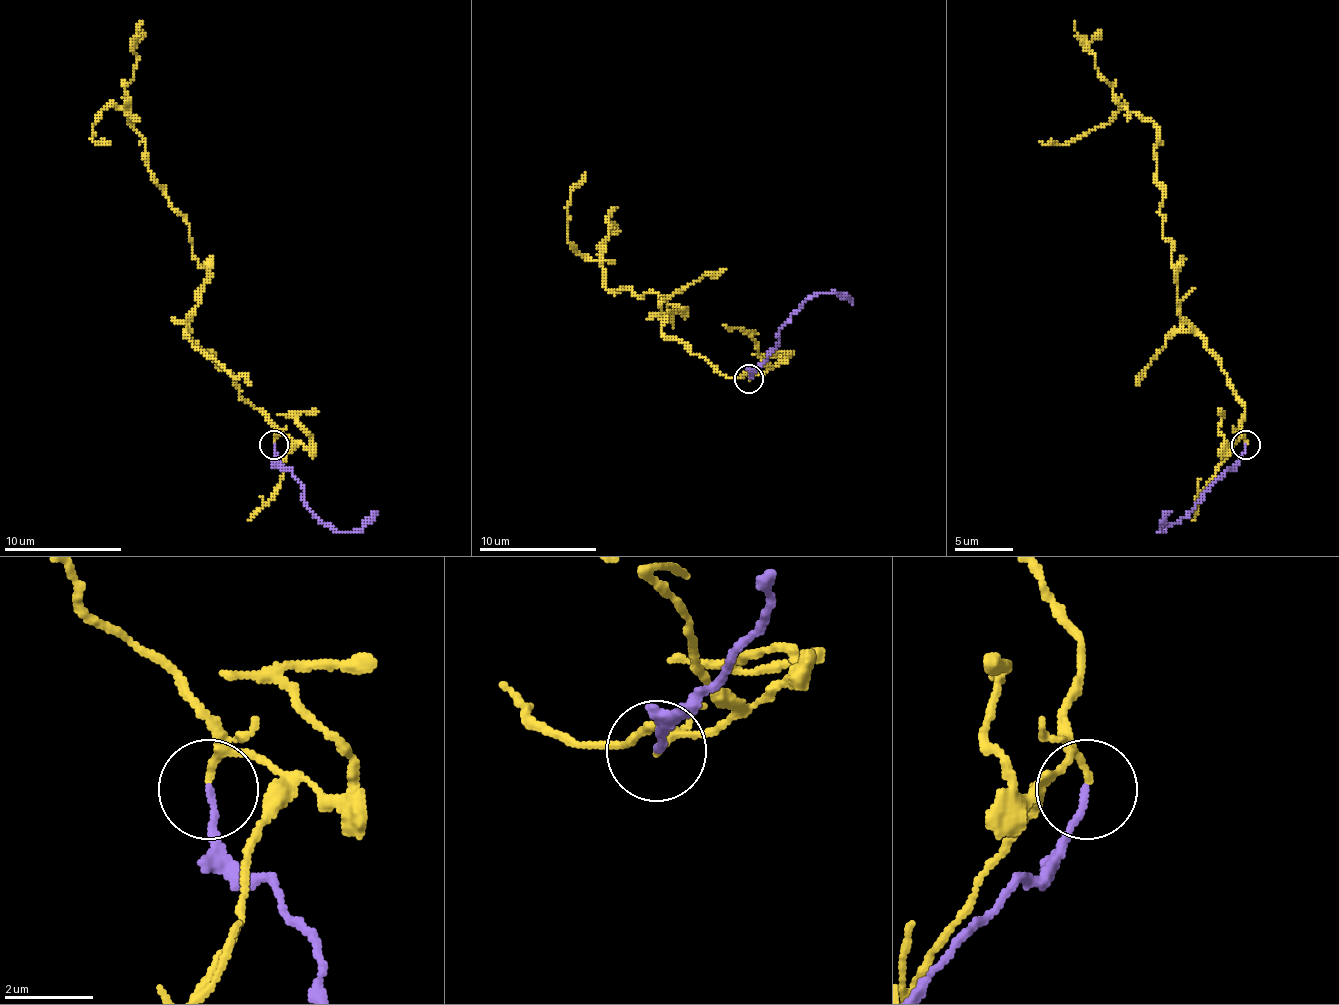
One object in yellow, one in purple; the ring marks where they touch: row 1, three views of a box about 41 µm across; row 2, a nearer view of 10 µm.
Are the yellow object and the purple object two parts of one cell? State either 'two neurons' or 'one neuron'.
two neurons

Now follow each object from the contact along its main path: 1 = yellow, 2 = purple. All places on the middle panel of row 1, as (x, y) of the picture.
1: (749, 378), (726, 378), (661, 331), (682, 310), (664, 296), (609, 290), (567, 240), (570, 190), (585, 172)
2: (749, 378), (776, 345), (779, 328), (808, 299), (840, 293), (852, 304)

